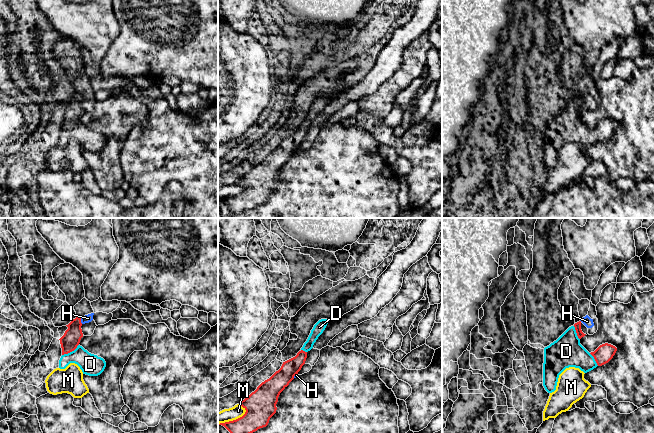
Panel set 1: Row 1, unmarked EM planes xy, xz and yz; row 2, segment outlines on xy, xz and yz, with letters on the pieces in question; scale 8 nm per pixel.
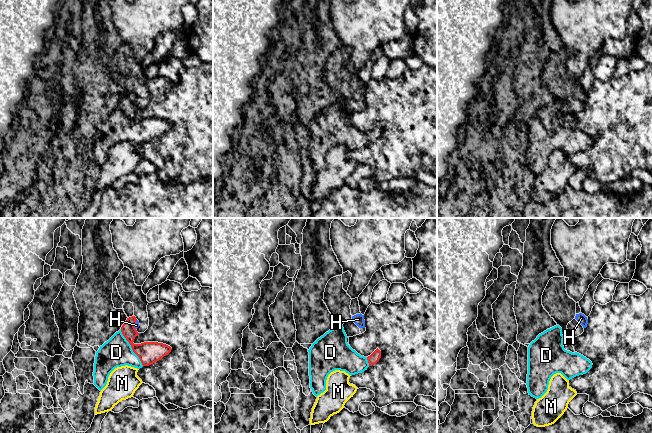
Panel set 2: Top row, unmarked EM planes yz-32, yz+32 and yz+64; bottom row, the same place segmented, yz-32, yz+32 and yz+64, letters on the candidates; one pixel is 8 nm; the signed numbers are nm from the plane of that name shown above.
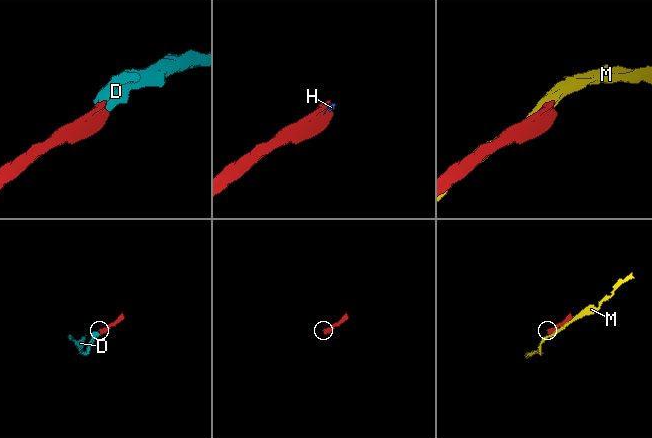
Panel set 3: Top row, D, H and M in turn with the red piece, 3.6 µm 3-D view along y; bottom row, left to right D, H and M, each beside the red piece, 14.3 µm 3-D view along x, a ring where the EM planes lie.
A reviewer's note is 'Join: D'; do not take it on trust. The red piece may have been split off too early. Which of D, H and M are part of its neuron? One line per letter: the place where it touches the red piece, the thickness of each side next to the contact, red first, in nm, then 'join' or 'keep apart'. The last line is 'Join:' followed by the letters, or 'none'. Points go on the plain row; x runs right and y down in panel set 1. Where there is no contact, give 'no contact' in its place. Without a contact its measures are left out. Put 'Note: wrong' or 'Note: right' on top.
Note: right
D: xy (70, 127) | 150/170 nm | join
H: xy (80, 97) | 150/70 nm | keep apart
M: xz (233, 196) | 240/110 nm | keep apart
Join: D

